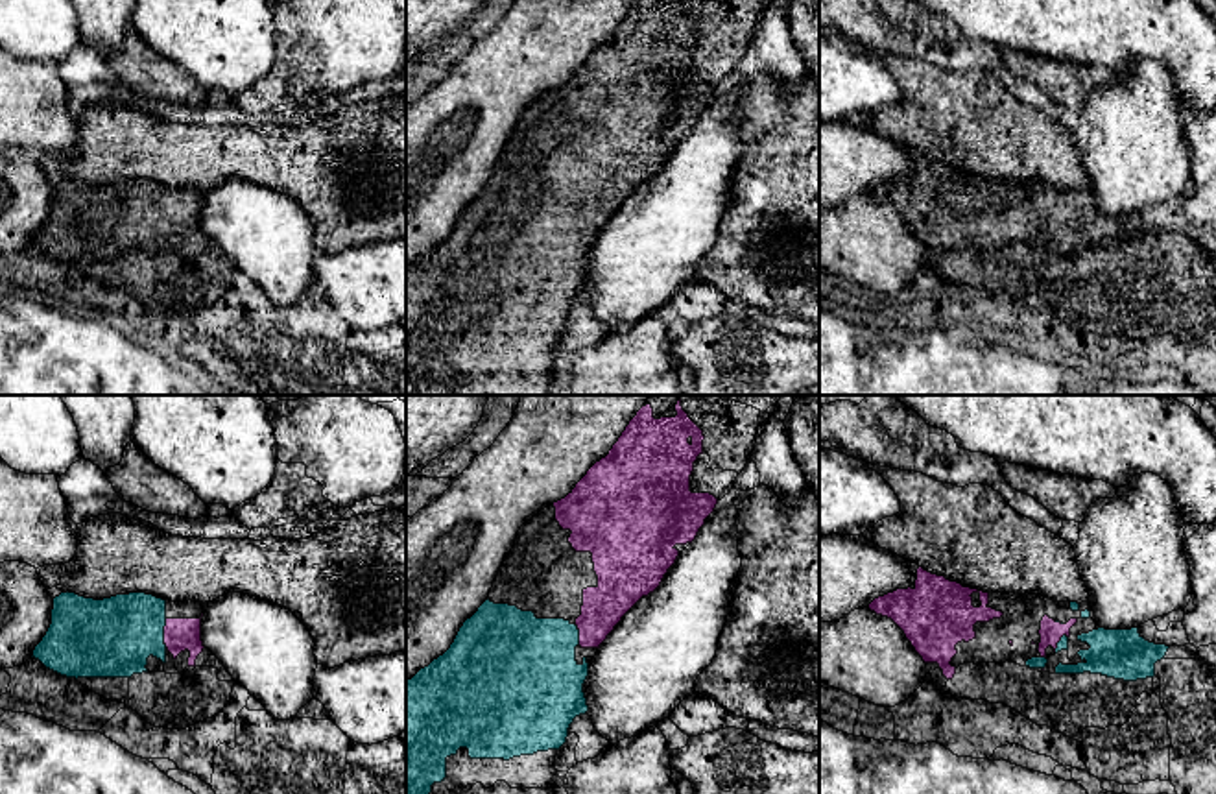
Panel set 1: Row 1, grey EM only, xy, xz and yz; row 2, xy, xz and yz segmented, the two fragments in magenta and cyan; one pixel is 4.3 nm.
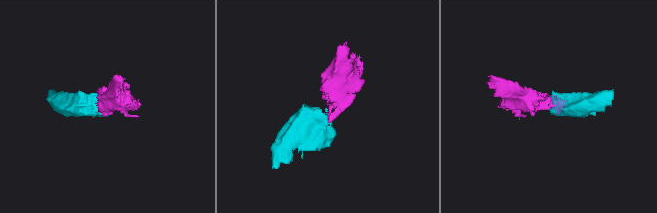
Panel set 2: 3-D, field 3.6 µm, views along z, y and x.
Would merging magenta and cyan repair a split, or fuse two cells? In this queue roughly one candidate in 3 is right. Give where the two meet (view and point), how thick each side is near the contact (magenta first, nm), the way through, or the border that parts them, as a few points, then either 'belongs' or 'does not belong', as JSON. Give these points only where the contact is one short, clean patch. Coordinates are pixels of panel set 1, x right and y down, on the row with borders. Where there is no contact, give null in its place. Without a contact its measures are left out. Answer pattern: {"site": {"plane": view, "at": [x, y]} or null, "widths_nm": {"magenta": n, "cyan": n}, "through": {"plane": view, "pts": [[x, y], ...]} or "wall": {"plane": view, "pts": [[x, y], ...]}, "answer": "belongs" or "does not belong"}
{"site": {"plane": "xy", "at": [165, 634]}, "widths_nm": {"magenta": 140, "cyan": 340}, "through": {"plane": "xy", "pts": [[179, 634], [165, 634], [124, 634], [113, 637]]}, "answer": "belongs"}

